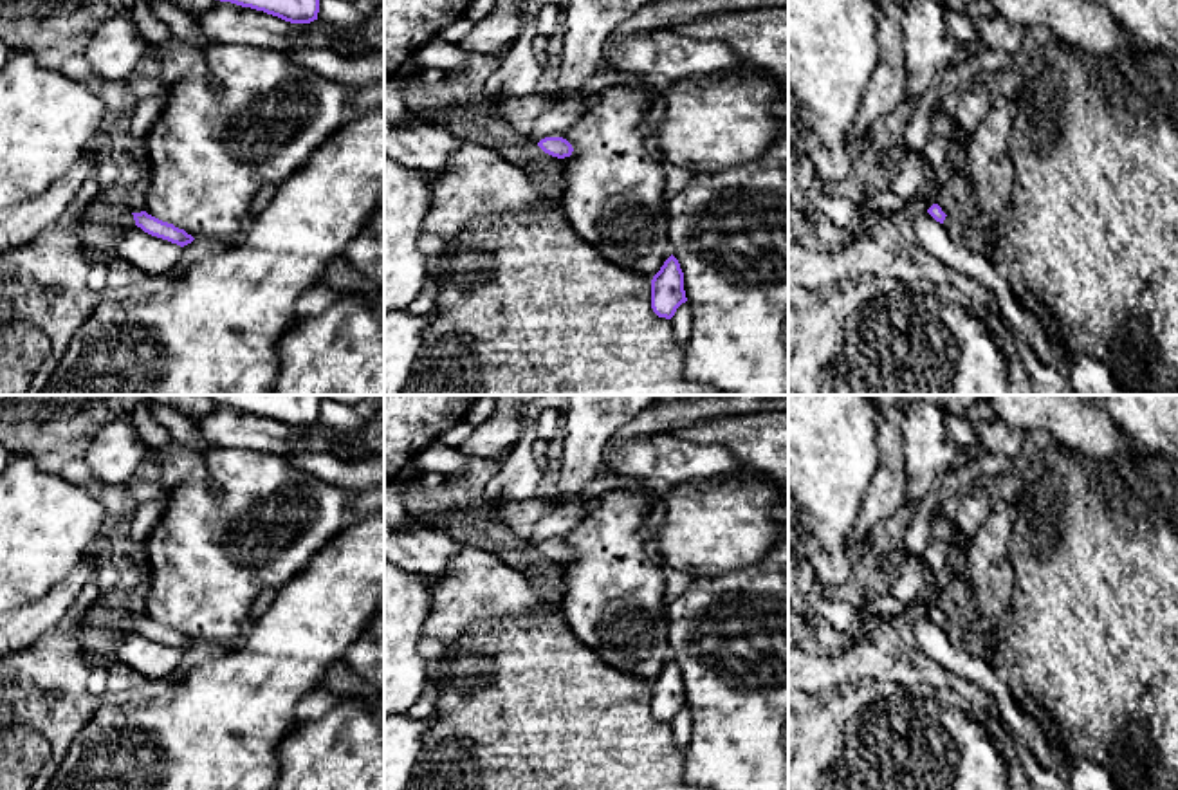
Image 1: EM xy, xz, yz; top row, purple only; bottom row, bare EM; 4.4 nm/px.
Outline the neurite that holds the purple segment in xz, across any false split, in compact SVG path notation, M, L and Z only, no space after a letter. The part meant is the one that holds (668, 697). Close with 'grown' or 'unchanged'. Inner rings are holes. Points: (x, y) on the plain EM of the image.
M671 658L651 684L651 712L658 721L671 723L686 705L684 676Z; unchanged

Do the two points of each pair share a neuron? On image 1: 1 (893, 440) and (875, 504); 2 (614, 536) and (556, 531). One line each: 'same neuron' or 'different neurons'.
1: same neuron
2: different neurons

